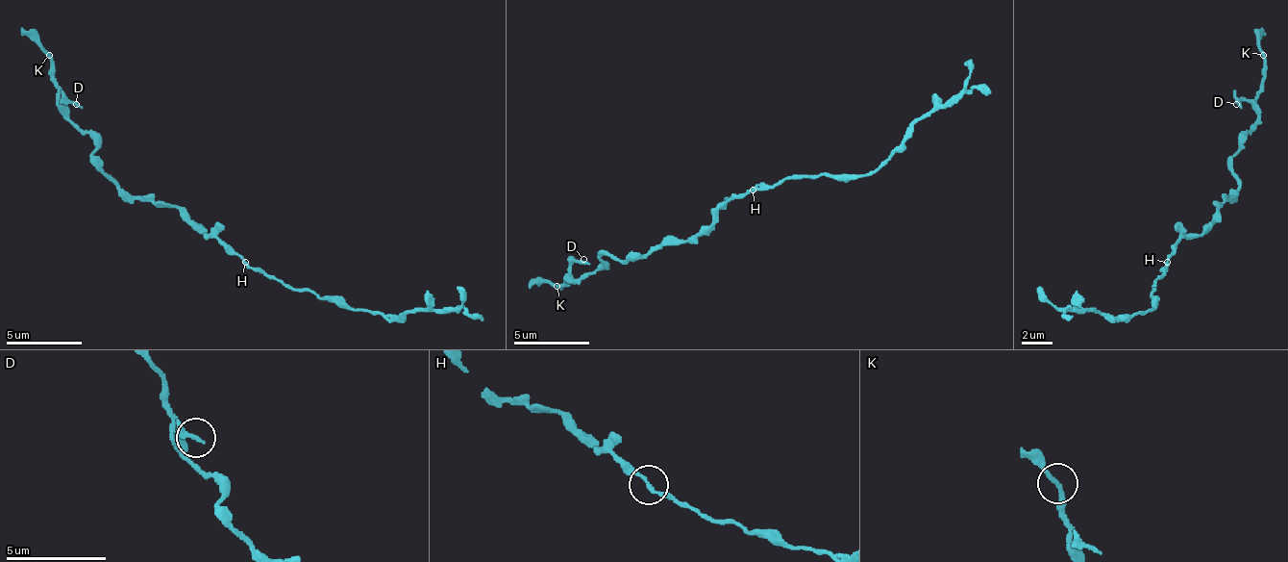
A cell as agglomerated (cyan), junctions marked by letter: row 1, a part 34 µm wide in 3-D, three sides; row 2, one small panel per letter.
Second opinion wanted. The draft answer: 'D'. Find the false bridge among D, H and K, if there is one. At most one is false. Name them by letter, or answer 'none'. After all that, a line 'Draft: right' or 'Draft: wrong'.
none
Draft: wrong

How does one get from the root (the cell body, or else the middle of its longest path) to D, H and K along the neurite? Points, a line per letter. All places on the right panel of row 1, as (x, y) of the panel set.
D: (1179, 240), (1199, 236), (1232, 194), (1236, 183), (1232, 157), (1259, 115), (1248, 100), (1236, 104)
H: (1179, 240), (1168, 263)
K: (1179, 240), (1199, 236), (1232, 194), (1236, 183), (1232, 157), (1259, 115), (1255, 100), (1263, 85), (1263, 55)

